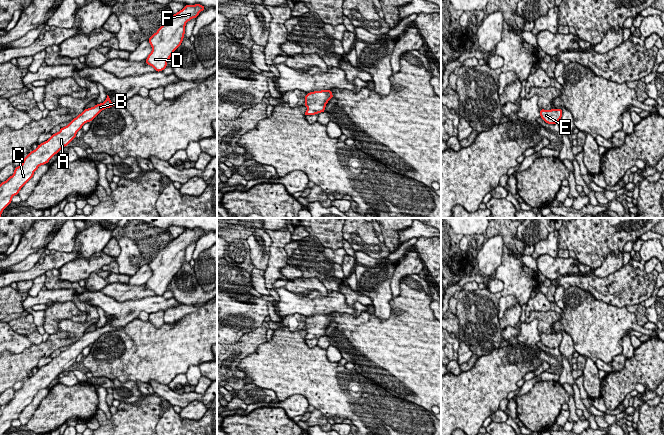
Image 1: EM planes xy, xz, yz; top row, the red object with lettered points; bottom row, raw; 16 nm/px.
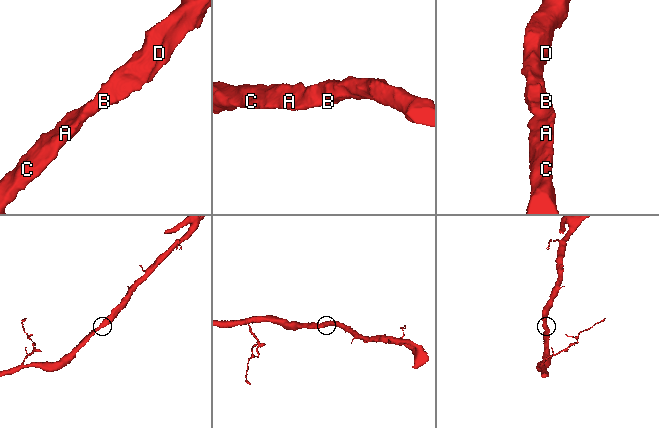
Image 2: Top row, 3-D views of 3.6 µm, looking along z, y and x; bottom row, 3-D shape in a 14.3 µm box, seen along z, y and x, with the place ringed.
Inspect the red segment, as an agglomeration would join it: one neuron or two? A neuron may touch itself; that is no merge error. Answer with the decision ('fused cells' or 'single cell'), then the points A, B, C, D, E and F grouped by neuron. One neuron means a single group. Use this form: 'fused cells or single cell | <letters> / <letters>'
single cell | A B C D E F

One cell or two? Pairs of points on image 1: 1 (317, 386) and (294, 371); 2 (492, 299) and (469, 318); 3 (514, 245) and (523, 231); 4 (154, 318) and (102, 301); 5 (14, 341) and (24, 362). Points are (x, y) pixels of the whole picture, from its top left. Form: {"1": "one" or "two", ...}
{"1": "one", "2": "one", "3": "two", "4": "two", "5": "two"}

